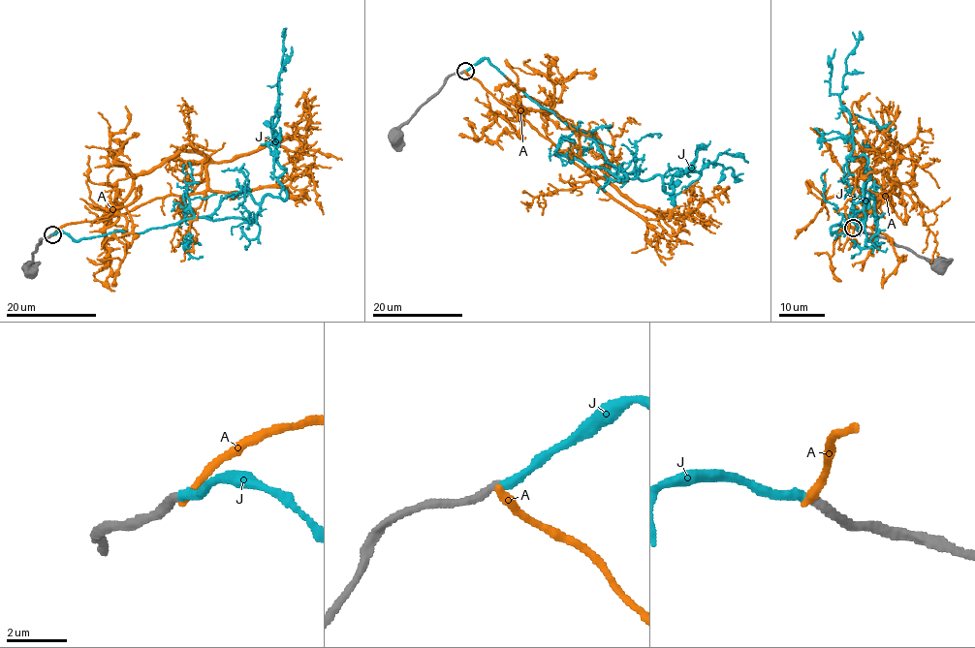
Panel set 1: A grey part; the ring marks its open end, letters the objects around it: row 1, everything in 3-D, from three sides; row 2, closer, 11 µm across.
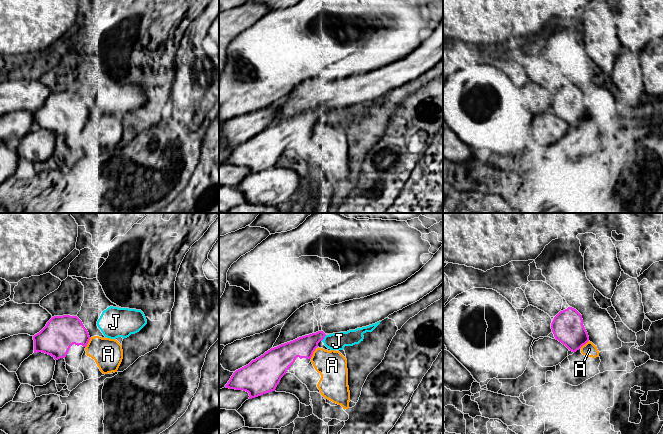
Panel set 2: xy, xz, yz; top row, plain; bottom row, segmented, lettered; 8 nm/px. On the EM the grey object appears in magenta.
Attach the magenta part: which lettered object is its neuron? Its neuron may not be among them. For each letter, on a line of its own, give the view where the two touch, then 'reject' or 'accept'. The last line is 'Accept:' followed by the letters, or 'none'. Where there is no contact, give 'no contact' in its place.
A: xz | reject
J: xz | accept
Accept: J

